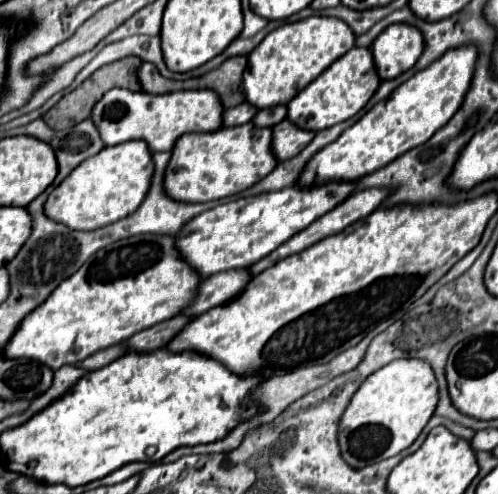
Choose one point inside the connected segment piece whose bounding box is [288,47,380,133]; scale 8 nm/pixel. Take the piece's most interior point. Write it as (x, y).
(344, 88)

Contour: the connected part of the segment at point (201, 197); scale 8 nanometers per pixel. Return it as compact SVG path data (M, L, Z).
M252 123L240 127L220 127L212 133L188 133L176 139L172 157L164 173L164 191L176 201L206 203L236 195L276 167L272 153L272 131Z

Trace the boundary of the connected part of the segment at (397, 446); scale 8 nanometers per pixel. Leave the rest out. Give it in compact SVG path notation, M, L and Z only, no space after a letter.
M396 359L370 373L352 395L338 425L340 455L350 467L384 461L414 443L438 403L438 385L432 367L420 359Z

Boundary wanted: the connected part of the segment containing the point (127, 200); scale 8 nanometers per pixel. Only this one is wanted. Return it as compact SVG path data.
M128 141L124 145L112 145L104 147L100 153L88 157L88 161L82 161L72 173L48 195L44 203L44 213L46 217L54 219L56 223L62 223L70 229L78 231L94 231L104 225L110 225L114 221L124 219L128 213L134 213L142 199L146 197L150 189L150 177L154 173L154 163L152 163L152 153L148 151L148 145L144 141Z

